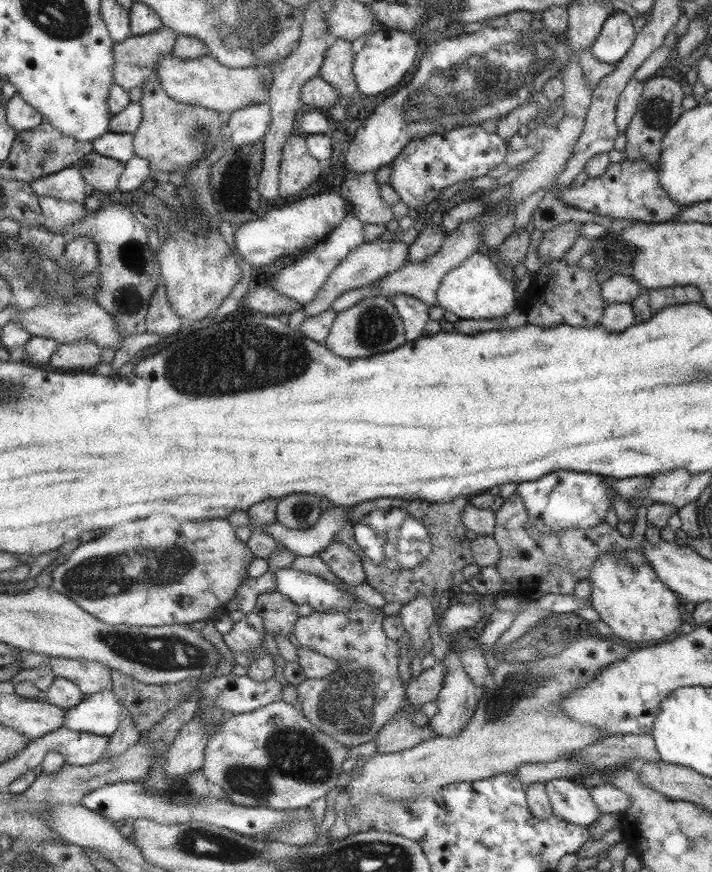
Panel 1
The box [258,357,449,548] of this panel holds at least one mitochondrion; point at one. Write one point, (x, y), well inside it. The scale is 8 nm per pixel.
(301, 512)

